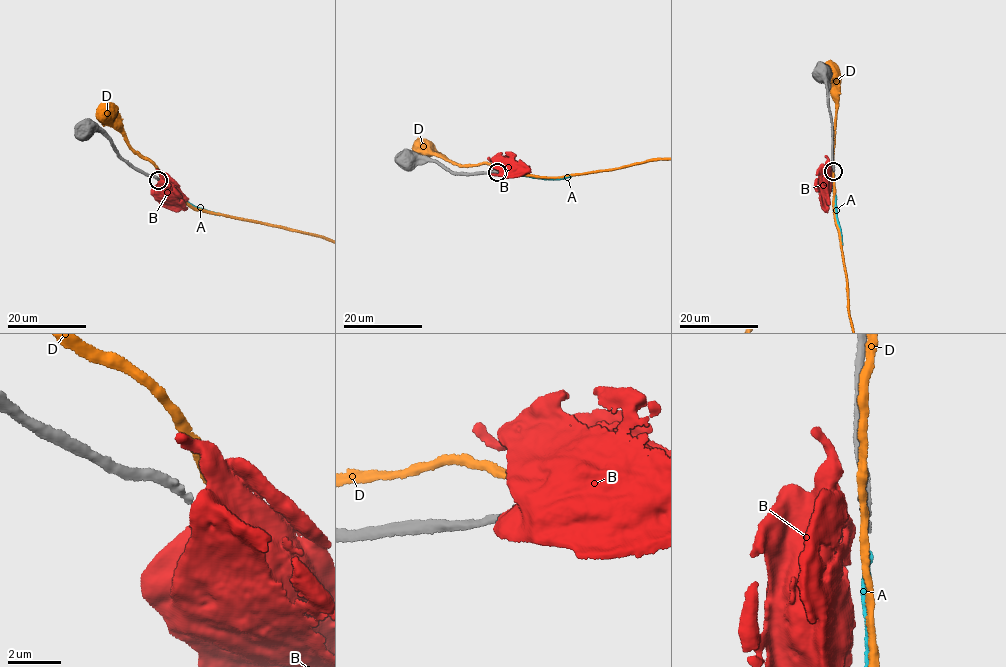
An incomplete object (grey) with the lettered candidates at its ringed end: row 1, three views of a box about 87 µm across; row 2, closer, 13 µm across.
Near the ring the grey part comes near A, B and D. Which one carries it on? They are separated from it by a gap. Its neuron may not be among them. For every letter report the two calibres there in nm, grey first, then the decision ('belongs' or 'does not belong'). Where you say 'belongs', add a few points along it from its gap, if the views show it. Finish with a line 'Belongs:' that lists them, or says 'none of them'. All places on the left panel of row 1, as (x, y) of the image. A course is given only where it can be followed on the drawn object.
A: calibres 240 and 260 nm; belongs
B: calibres 240 and 650 nm; does not belong
D: calibres 240 and 320 nm; does not belong
Belongs: A

